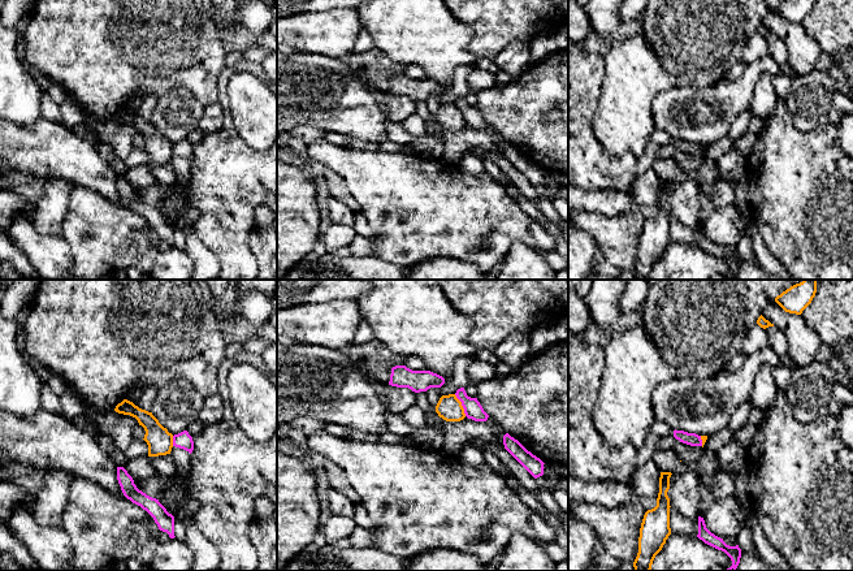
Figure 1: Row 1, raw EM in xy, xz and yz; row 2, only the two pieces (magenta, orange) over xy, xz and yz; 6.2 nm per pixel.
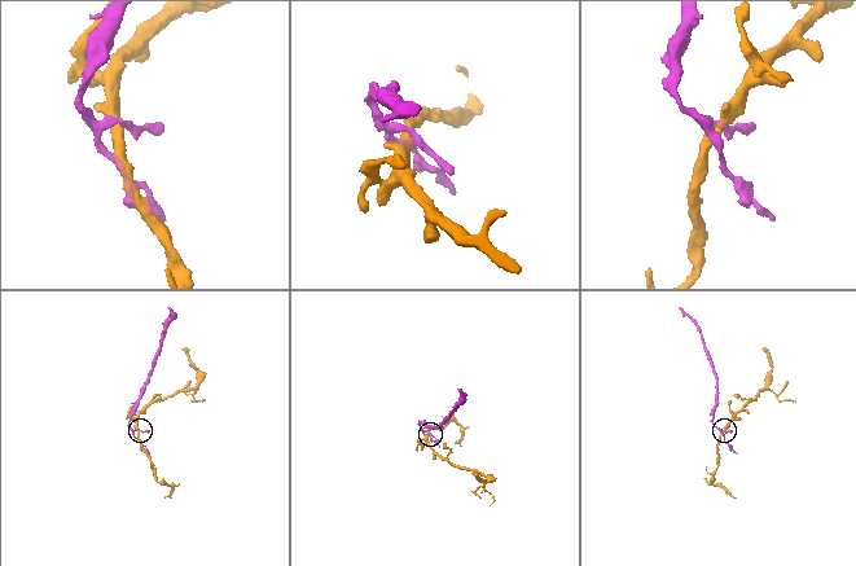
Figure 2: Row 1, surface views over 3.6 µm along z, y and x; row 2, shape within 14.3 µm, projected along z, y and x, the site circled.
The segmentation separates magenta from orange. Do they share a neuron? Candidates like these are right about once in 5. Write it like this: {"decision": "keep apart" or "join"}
{"decision": "keep apart"}

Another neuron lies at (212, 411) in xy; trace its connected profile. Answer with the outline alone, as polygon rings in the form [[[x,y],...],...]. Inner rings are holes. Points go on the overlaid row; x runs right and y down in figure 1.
[[[218,394],[204,397],[198,419],[207,427],[217,424],[224,418],[224,401]]]

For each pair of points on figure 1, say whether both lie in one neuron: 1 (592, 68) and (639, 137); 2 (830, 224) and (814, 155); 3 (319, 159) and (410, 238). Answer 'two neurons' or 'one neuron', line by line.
1: two neurons
2: one neuron
3: one neuron

